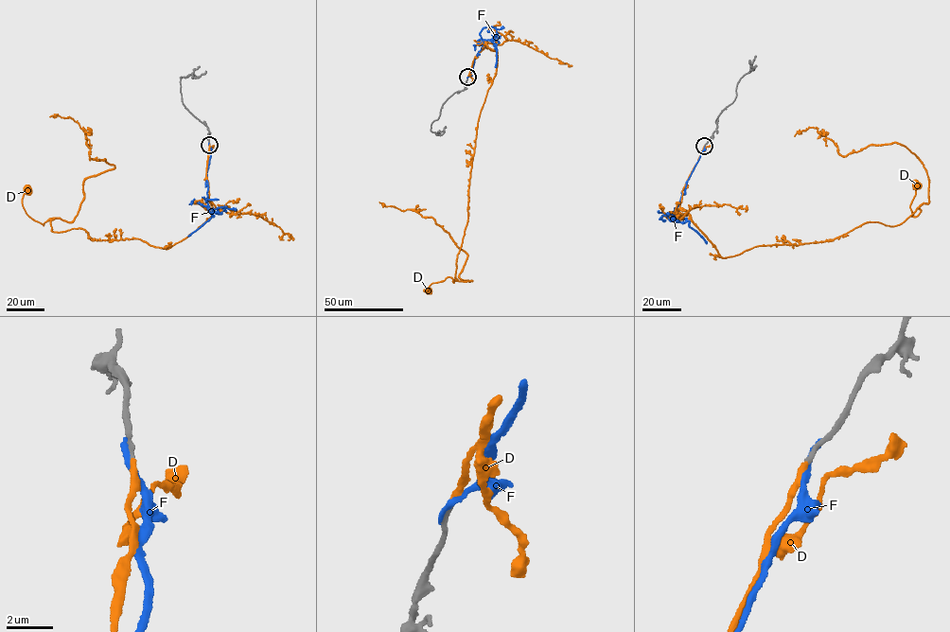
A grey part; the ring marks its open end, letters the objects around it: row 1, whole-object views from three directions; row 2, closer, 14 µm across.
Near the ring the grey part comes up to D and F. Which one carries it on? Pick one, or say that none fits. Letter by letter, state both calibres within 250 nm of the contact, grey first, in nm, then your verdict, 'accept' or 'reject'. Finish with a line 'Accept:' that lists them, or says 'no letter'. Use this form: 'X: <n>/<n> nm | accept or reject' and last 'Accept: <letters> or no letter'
D: 220/240 nm | accept
F: 280/200 nm | reject
Accept: D

